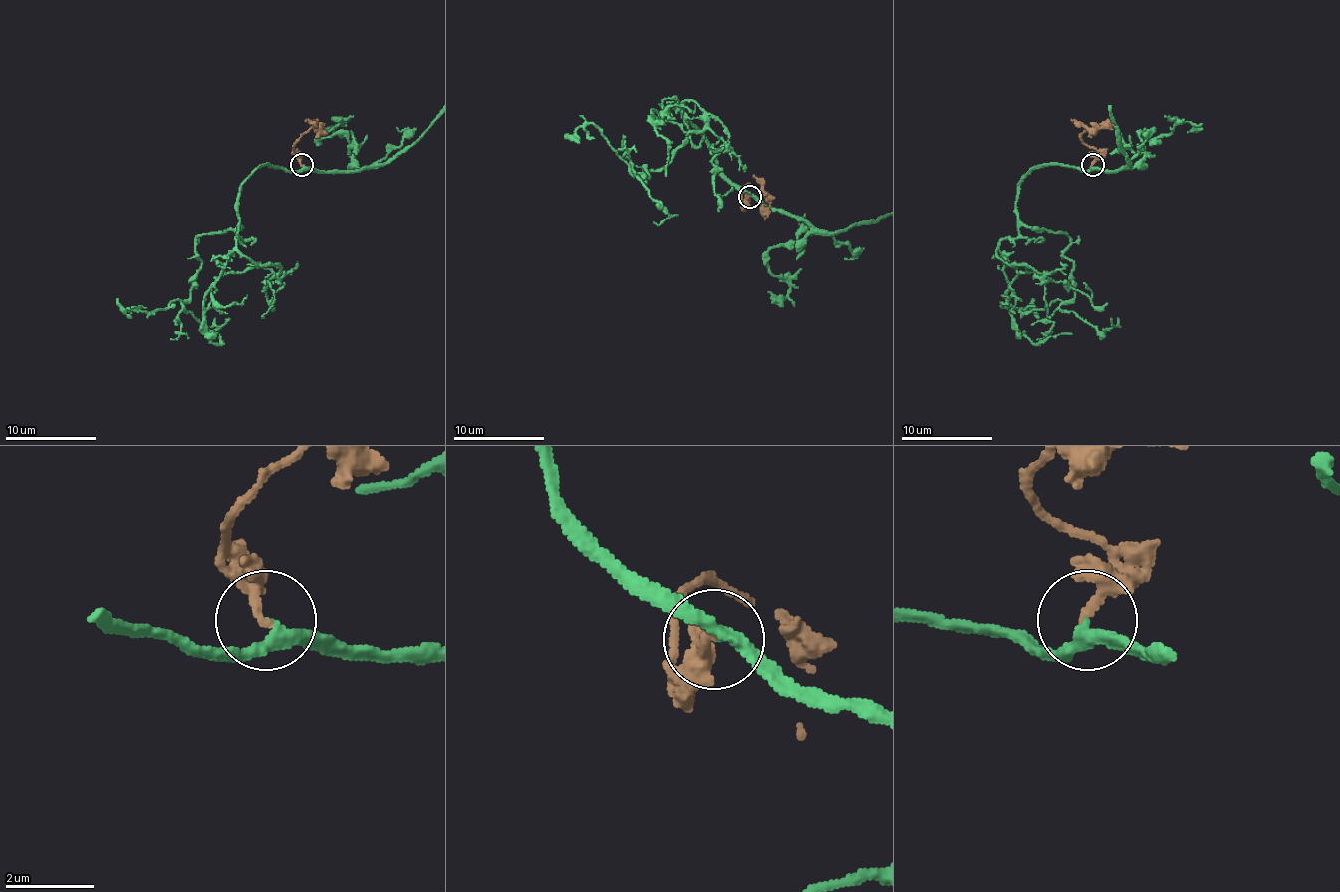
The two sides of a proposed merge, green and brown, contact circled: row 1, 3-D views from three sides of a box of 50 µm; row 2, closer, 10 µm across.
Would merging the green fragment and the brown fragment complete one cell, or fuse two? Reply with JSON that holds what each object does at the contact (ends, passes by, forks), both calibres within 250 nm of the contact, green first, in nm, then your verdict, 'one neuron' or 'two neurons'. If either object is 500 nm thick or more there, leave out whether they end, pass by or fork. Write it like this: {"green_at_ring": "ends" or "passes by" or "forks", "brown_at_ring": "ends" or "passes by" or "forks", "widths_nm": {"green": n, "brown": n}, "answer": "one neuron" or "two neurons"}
{"green_at_ring": "passes by", "brown_at_ring": "ends", "widths_nm": {"green": 240, "brown": 240}, "answer": "one neuron"}

